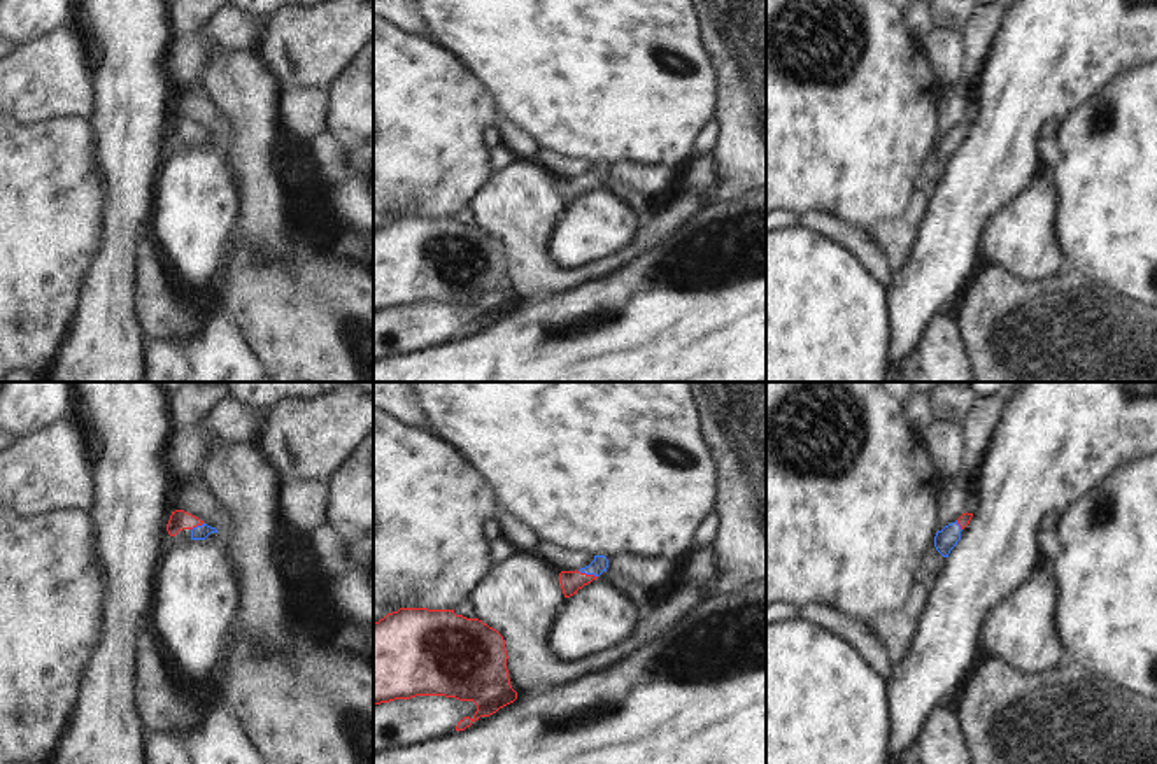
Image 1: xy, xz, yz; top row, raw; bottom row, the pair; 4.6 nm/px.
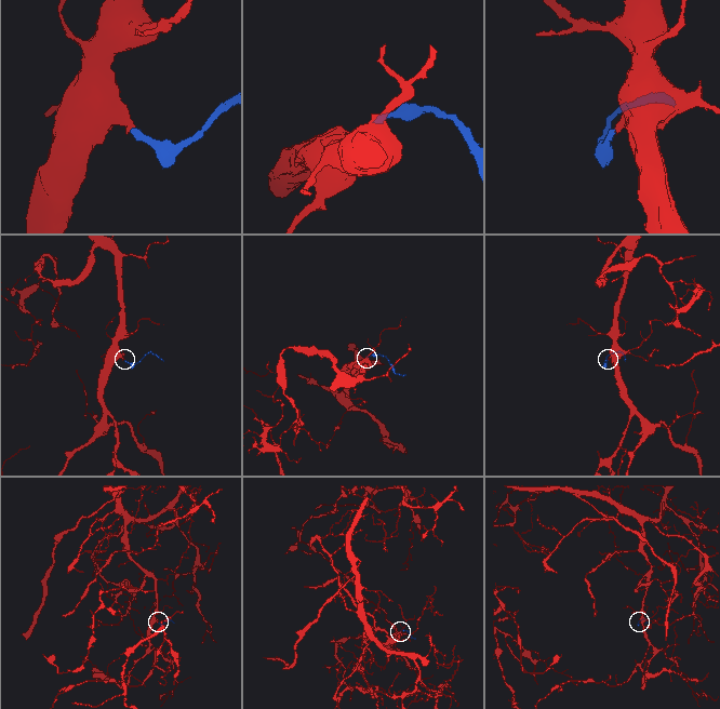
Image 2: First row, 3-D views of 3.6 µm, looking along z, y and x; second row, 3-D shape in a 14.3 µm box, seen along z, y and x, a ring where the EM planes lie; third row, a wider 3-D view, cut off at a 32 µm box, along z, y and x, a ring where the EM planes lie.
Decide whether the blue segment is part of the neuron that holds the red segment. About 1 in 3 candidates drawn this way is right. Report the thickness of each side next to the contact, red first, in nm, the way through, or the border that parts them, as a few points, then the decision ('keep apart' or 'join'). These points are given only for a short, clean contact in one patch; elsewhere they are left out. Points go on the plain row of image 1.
calibres 100 and 70 nm; way xz (570, 190), (588, 183), (600, 170); join

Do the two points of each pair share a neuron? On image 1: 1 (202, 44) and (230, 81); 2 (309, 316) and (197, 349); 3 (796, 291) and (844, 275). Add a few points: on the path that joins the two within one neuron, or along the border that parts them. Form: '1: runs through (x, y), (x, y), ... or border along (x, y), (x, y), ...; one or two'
1: border along (251, 49), (214, 51), (195, 84); two
2: border along (218, 309), (242, 333), (251, 353), (262, 363); two
3: runs through (809, 291), (828, 291), (831, 288); one

